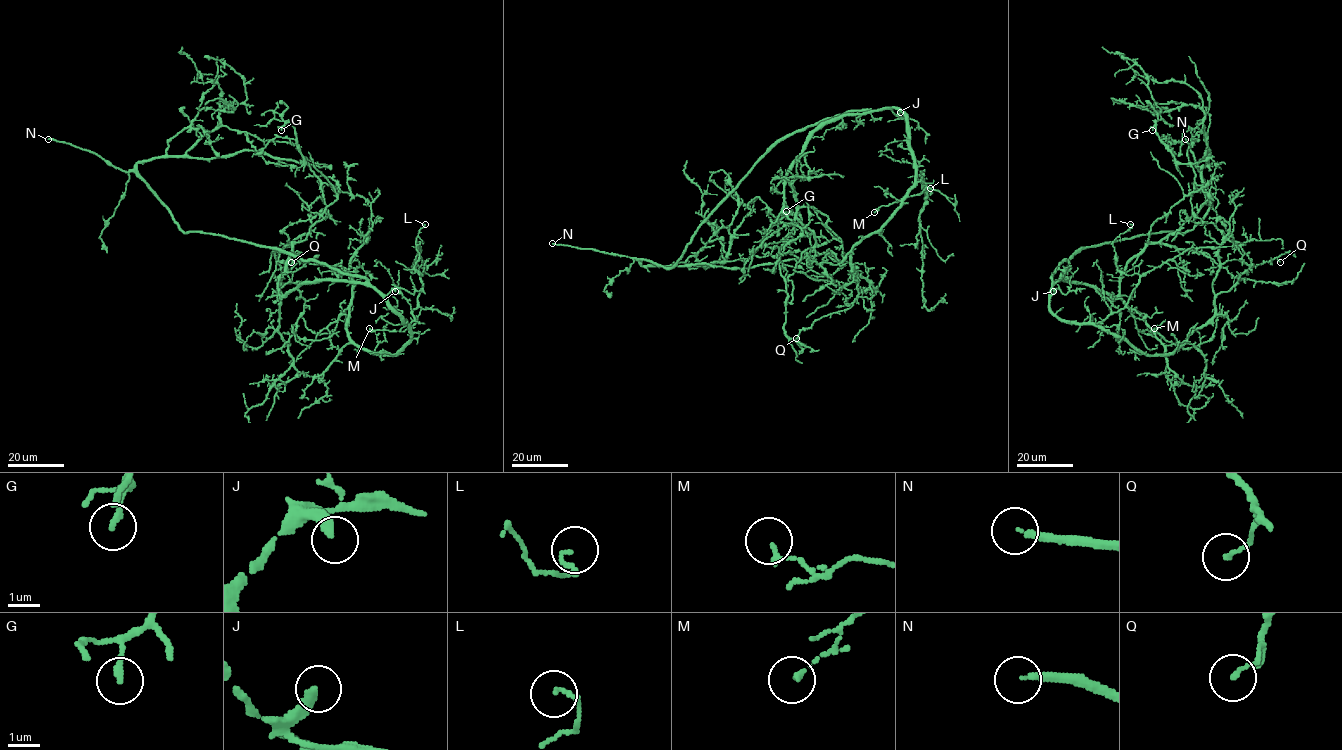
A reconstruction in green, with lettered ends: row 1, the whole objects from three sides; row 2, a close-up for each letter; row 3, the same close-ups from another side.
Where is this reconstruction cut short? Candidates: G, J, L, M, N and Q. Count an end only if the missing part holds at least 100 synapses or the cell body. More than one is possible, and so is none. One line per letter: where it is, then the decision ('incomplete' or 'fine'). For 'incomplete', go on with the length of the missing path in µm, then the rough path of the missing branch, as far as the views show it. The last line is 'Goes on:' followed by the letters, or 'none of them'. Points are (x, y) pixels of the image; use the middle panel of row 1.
G: (786, 211) | fine
J: (900, 112) | incomplete | 20 µm | (900, 112), (896, 105), (877, 100), (870, 102), (866, 95)
L: (930, 188) | fine
M: (874, 212) | fine
N: (552, 243) | incomplete | 200 µm
Q: (796, 338) | fine
Goes on: J, N

